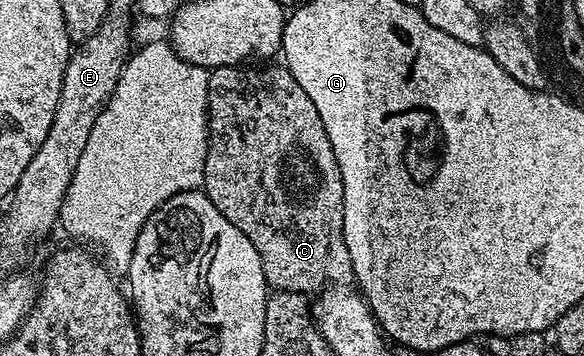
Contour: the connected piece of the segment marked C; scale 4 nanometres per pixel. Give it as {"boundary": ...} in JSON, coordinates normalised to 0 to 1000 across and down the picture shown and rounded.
{"boundary":[[[420,177],[416,183],[382,183],[361,197],[356,208],[356,421],[349,449],[349,517],[346,539],[356,551],[360,570],[435,683],[435,705],[449,728],[449,761],[455,795],[467,815],[488,812],[522,829],[541,829],[562,803],[594,803],[604,787],[599,702],[592,694],[589,657],[589,551],[586,548],[586,492],[579,480],[579,447],[572,447],[572,413],[565,413],[565,379],[558,379],[558,357],[551,357],[551,323],[545,323],[545,301],[531,289],[524,256],[510,244],[510,222],[497,211],[485,180],[474,177]]]}

